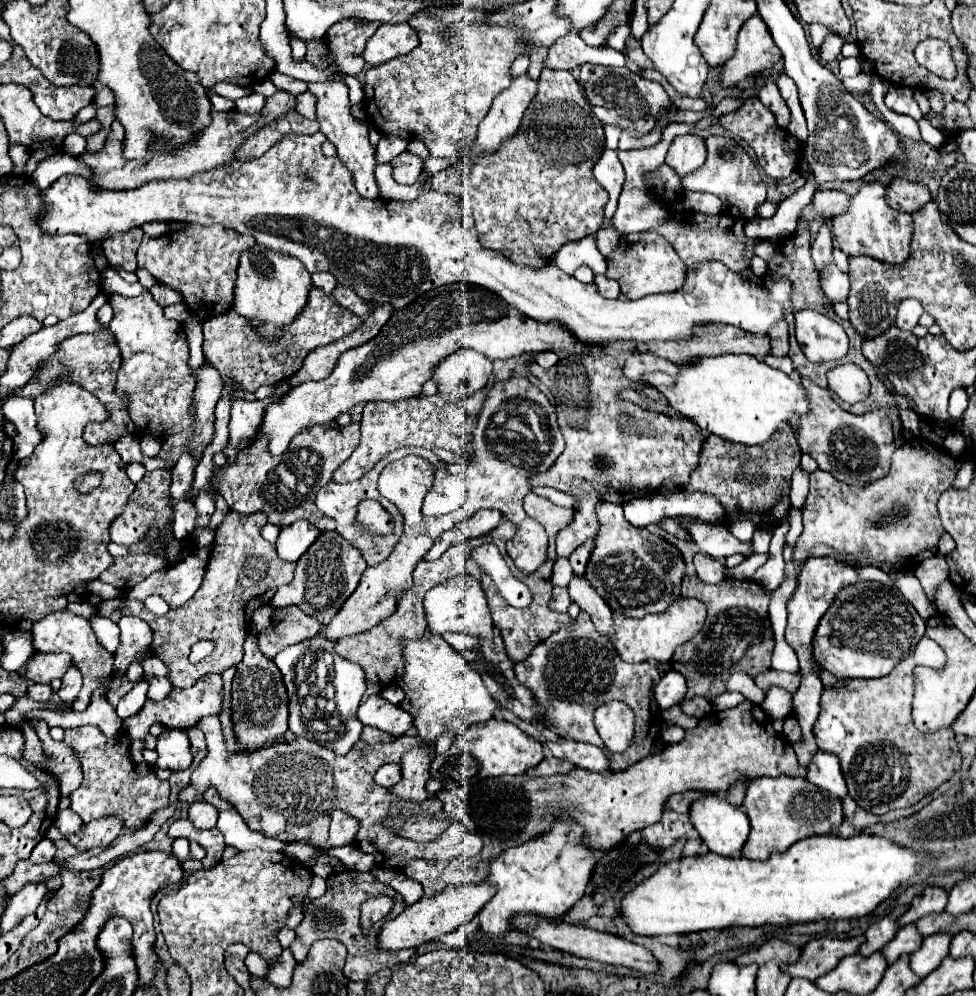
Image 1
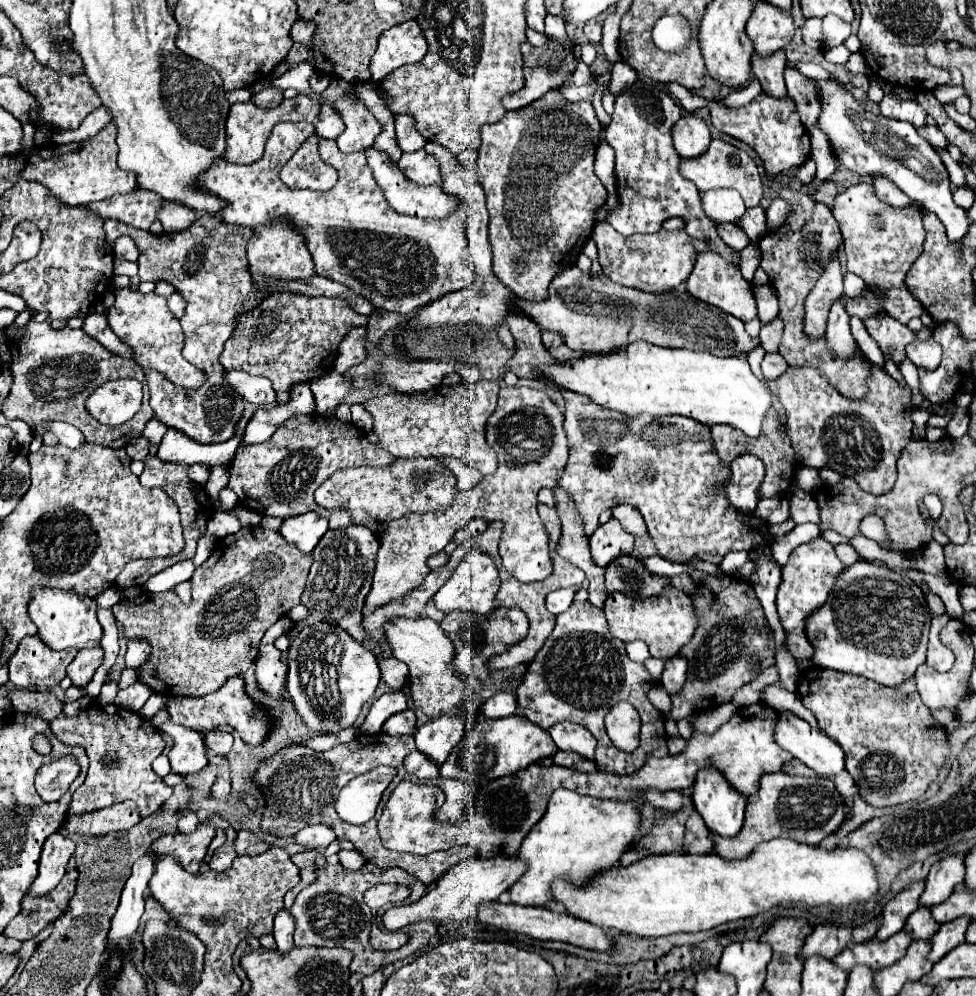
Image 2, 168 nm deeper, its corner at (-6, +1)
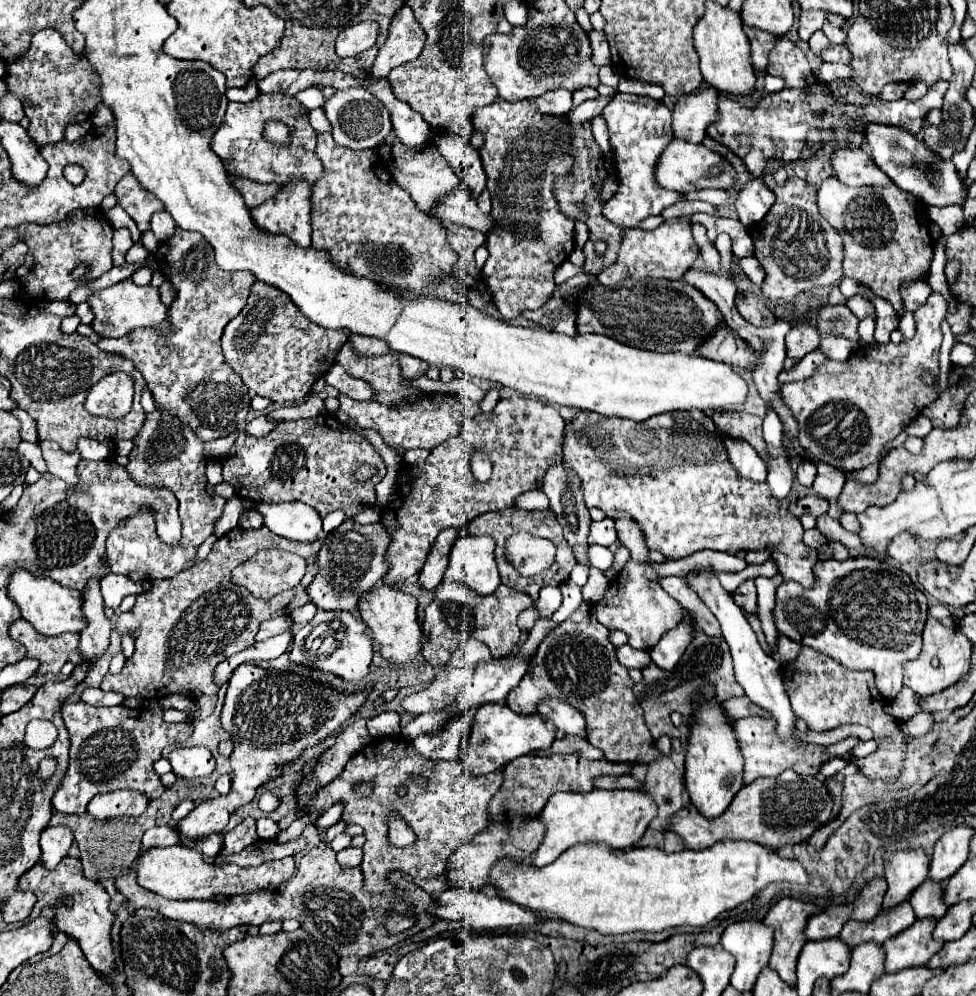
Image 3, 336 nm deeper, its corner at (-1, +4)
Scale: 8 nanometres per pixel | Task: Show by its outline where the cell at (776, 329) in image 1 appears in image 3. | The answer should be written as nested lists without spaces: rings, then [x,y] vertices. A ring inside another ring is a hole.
[[[737,292],[735,304],[737,304],[739,314],[755,326],[769,326],[777,320],[775,314],[765,306],[763,298],[759,298],[755,292],[745,292],[745,294]]]

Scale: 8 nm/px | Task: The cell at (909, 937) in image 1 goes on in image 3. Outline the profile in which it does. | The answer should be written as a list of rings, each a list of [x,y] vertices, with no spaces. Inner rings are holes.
[[[927,878],[923,884],[919,884],[919,888],[915,888],[909,902],[911,902],[917,918],[933,916],[935,920],[939,920],[947,912],[947,904],[943,904],[943,886],[941,886],[941,882],[935,884],[935,880],[931,880],[931,878]]]

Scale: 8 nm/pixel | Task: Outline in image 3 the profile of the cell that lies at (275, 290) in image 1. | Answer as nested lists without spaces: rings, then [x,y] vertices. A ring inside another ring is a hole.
[[[293,180],[289,184],[283,184],[271,200],[265,200],[263,204],[259,204],[251,210],[255,224],[263,232],[285,234],[295,244],[309,246],[311,244],[311,188],[313,188],[313,184],[307,180]]]

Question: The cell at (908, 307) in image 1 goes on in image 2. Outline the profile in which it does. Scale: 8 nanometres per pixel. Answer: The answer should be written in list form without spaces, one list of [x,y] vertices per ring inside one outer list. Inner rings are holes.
[[[860,183],[842,191],[832,209],[840,233],[844,239],[848,271],[856,273],[870,285],[882,287],[886,295],[884,309],[890,317],[898,319],[900,323],[908,323],[914,317],[922,315],[922,305],[912,297],[912,293],[904,285],[904,277],[910,265],[920,257],[922,243],[924,243],[924,227],[922,227],[922,213],[914,207],[894,209],[880,199],[876,199],[876,191],[868,183]]]

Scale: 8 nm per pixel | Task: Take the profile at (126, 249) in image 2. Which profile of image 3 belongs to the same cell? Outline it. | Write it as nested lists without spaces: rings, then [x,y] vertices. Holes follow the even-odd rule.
[[[119,228],[113,234],[113,264],[123,266],[125,264],[125,254],[133,246],[131,232],[127,228]]]

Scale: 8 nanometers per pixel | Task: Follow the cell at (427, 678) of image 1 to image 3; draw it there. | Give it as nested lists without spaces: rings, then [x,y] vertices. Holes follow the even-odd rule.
[[[377,584],[371,588],[371,592],[363,592],[363,596],[359,596],[359,614],[369,626],[371,638],[385,660],[401,664],[417,658],[423,646],[423,632],[417,622],[417,598],[399,590],[397,586]]]

